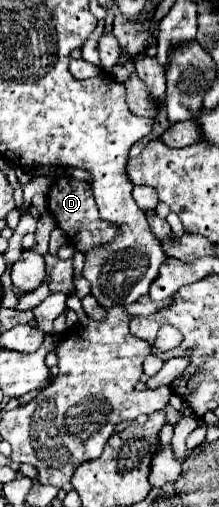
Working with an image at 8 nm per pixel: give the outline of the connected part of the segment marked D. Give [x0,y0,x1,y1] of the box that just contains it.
[48,178,116,254]

